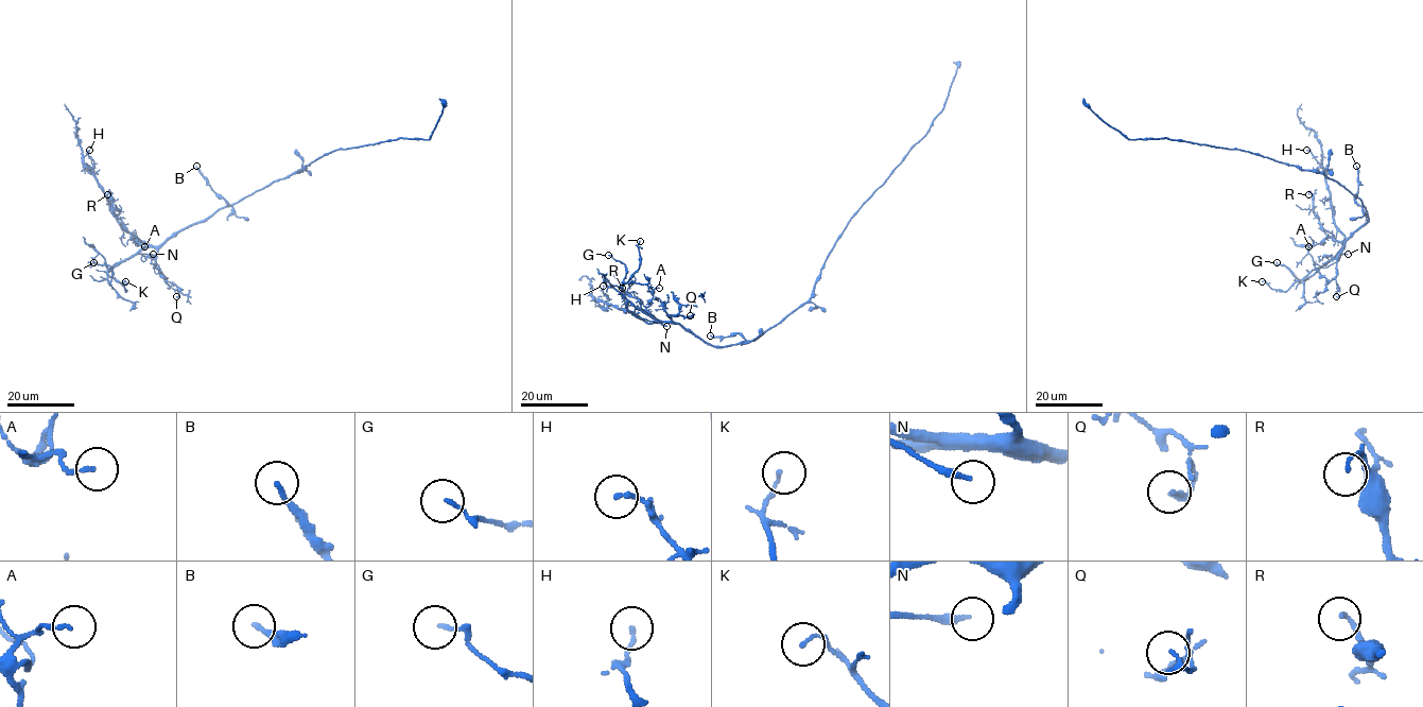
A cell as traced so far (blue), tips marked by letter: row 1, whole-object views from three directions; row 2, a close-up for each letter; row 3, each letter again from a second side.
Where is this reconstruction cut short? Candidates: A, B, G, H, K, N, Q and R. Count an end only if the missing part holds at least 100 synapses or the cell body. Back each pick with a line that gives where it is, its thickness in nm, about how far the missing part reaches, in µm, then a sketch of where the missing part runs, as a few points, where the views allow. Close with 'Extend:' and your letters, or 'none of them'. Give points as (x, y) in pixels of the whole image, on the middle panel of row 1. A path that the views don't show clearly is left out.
N: (666, 326) | 220 nm | 3 µm
Extend: N

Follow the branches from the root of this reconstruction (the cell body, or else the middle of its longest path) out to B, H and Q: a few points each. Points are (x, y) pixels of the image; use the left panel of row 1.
B: (270, 184), (230, 205), (212, 189), (196, 166)
H: (270, 184), (172, 234), (160, 244), (148, 245), (118, 221), (91, 169), (93, 161), (89, 150)
Q: (270, 184), (180, 229), (158, 249), (156, 268), (165, 280), (177, 291), (176, 296)

